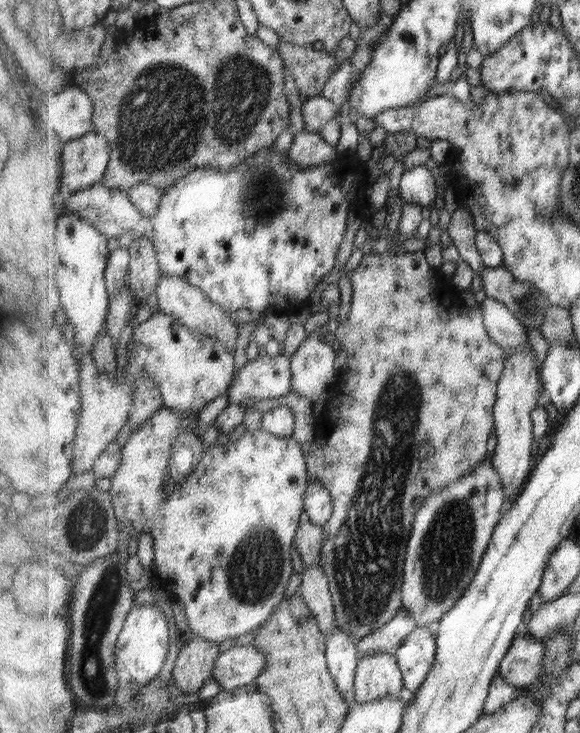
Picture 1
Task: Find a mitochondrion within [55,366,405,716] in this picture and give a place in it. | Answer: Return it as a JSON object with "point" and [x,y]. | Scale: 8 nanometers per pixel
{"point":[91,671]}

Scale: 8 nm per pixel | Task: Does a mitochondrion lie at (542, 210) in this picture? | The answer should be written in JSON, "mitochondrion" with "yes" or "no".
{"mitochondrion":"yes"}

